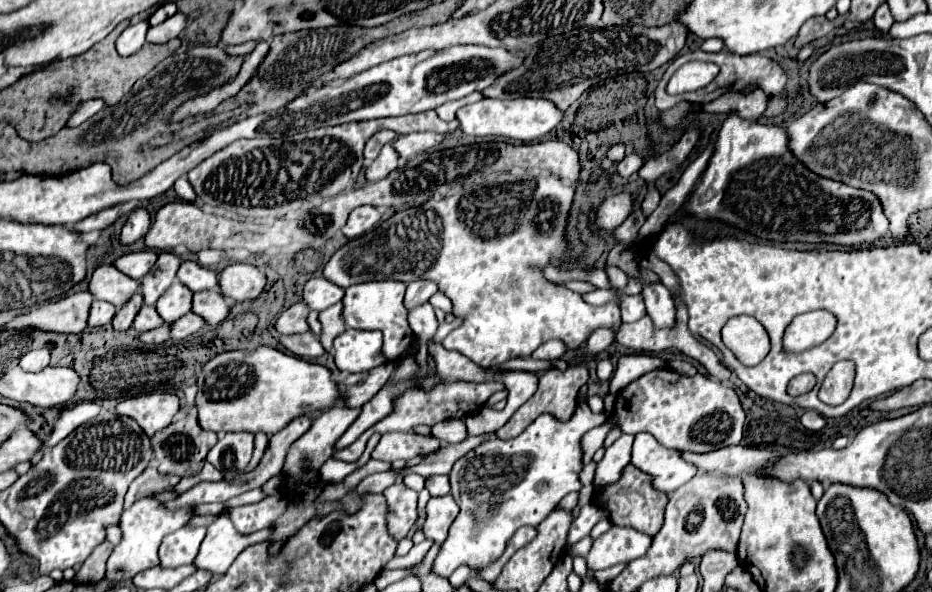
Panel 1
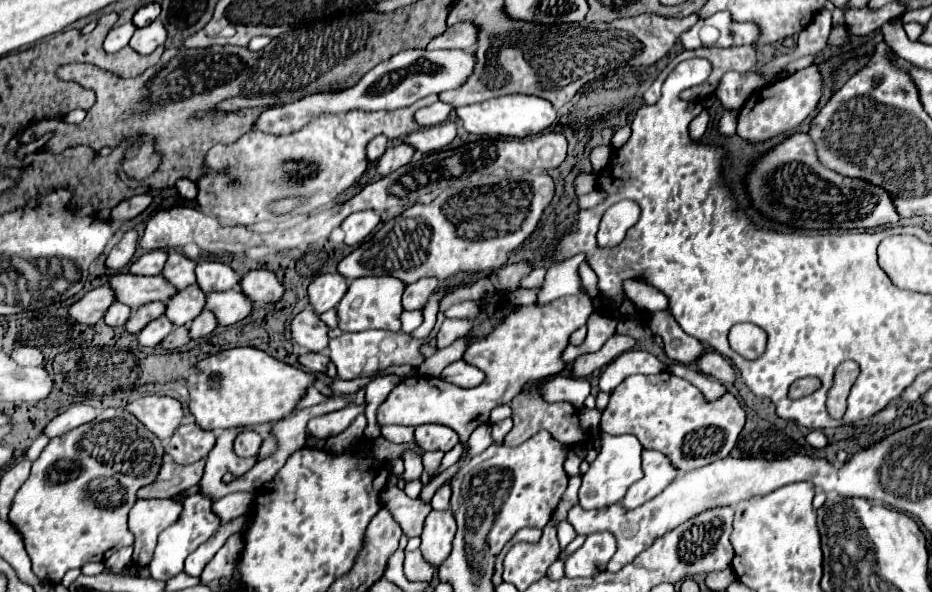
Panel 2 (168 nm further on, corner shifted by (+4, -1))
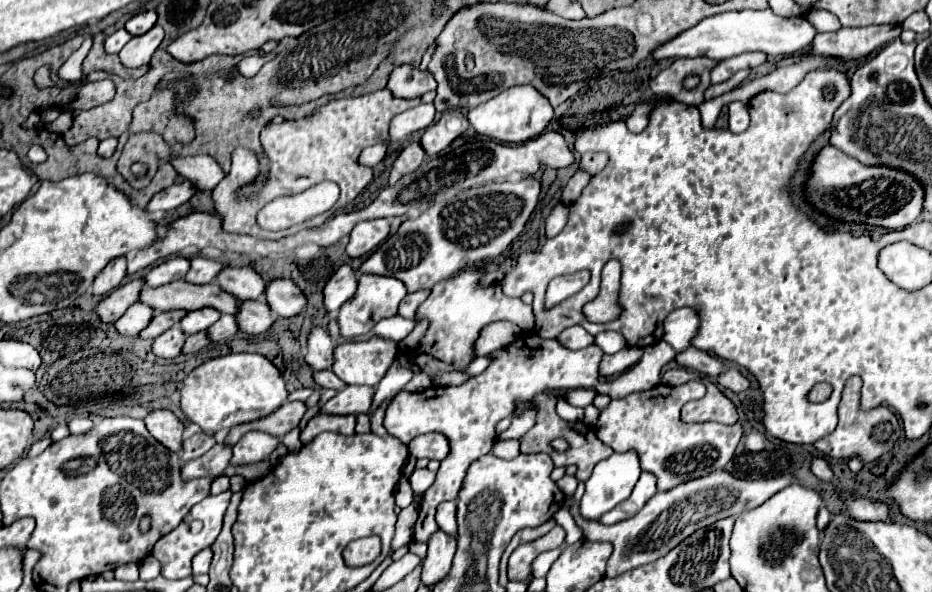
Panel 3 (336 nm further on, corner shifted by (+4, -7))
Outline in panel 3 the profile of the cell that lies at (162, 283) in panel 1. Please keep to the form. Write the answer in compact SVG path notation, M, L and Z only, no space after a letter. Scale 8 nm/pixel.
M190 258L190 270L184 276L184 280L190 284L208 284L208 282L214 282L216 272L220 272L220 268L224 268L224 264L218 260Z

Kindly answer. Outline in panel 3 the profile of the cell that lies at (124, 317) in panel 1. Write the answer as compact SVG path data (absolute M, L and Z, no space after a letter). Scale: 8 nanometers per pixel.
M172 310L172 312L158 312L154 314L154 318L150 320L150 324L140 332L140 338L150 338L154 340L156 336L160 336L162 332L166 332L168 328L172 328L174 324L180 322L180 318L184 316L186 312L180 312L180 310Z

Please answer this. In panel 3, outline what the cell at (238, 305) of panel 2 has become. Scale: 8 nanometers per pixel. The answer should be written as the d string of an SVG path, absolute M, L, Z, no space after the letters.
M244 300L238 304L238 328L244 334L262 334L270 328L270 324L274 322L270 308L266 302L262 300Z

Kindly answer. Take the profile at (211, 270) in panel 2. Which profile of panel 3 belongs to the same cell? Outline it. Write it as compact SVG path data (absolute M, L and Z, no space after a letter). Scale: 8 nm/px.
M224 268L218 272L216 282L220 288L238 300L260 300L266 282L252 268Z

